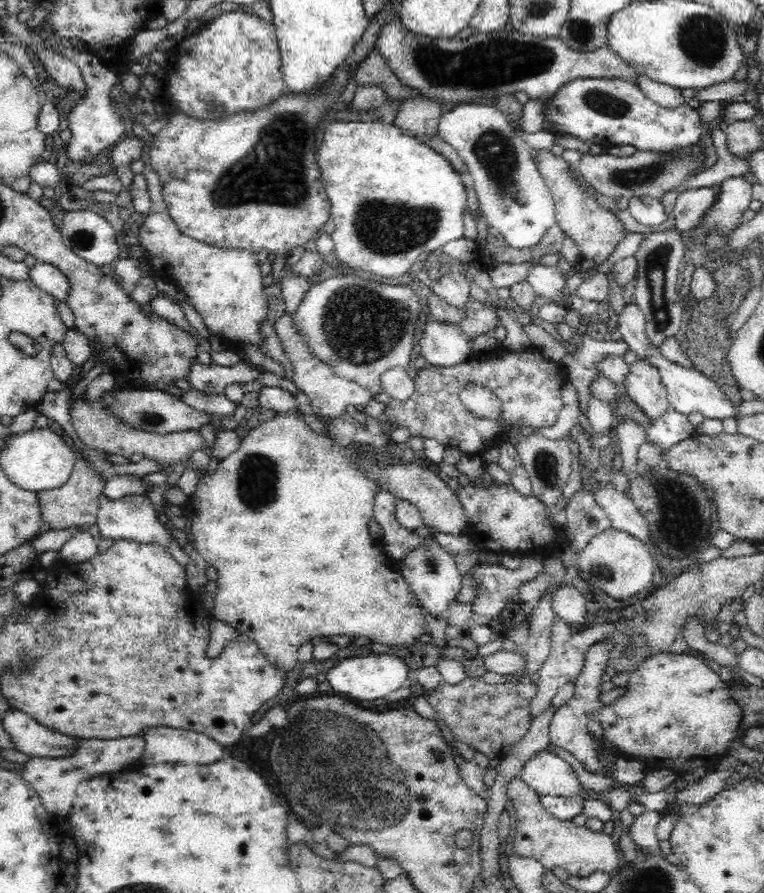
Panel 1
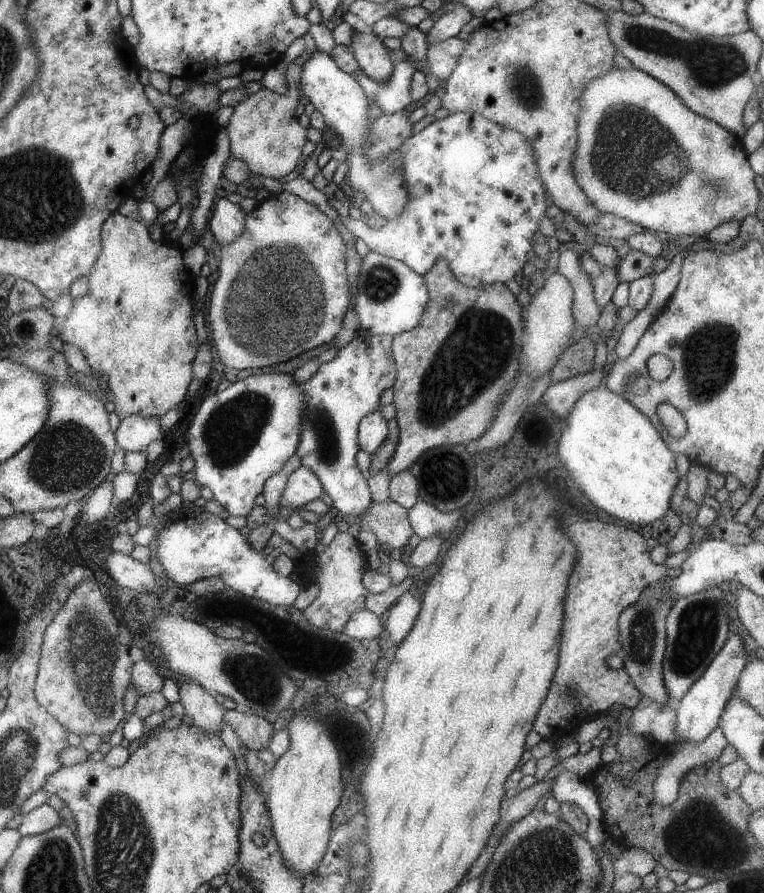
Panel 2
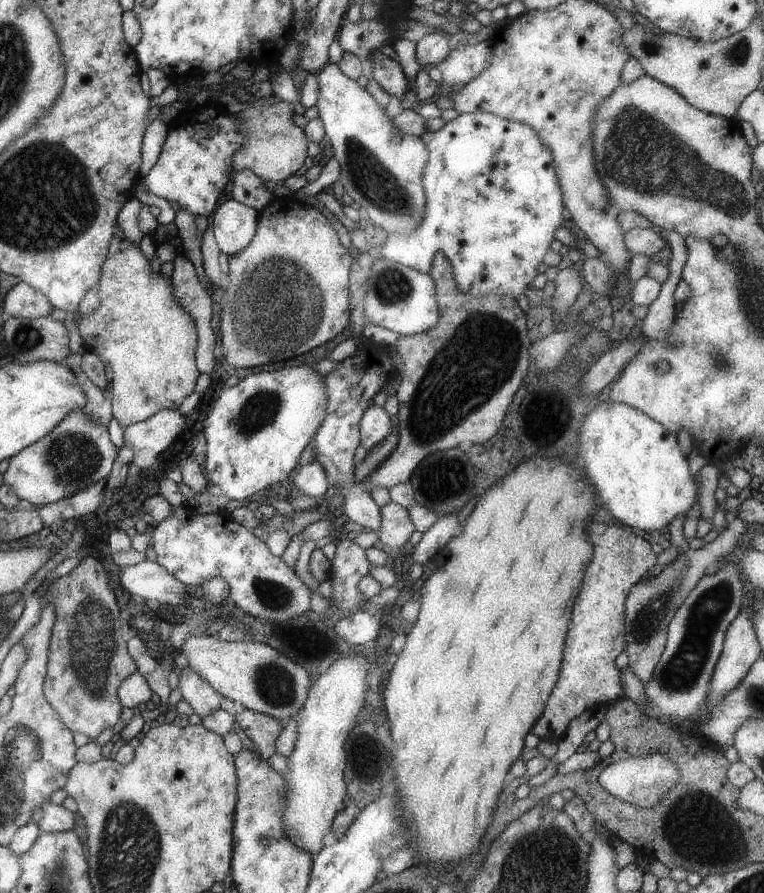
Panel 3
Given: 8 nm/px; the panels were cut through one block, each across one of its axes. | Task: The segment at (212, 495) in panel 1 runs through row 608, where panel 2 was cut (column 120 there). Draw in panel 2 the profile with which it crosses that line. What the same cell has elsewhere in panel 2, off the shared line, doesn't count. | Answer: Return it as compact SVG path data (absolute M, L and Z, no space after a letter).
M117 212L111 213L103 222L100 230L101 250L97 255L92 266L92 271L88 274L87 293L83 298L76 298L73 300L73 307L69 310L69 314L63 318L55 319L53 334L55 341L67 342L77 346L86 358L86 364L97 374L105 372L107 374L106 380L102 383L103 392L109 397L114 404L114 413L119 417L119 420L128 416L145 417L160 417L165 414L170 408L183 407L186 401L185 392L192 376L192 360L198 348L197 337L195 336L195 328L193 327L193 308L192 295L194 279L189 269L185 268L181 261L183 250L176 244L175 246L165 246L165 244L154 244L149 239L149 233L146 228L146 222L136 221L125 215Z

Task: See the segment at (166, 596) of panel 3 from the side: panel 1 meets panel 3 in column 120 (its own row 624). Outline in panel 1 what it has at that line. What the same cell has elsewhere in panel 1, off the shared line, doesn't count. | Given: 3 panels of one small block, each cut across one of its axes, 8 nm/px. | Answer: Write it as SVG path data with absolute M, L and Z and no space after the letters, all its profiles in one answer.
M574 587L559 588L552 599L552 606L557 617L568 626L584 626L588 611L585 608L582 591Z

